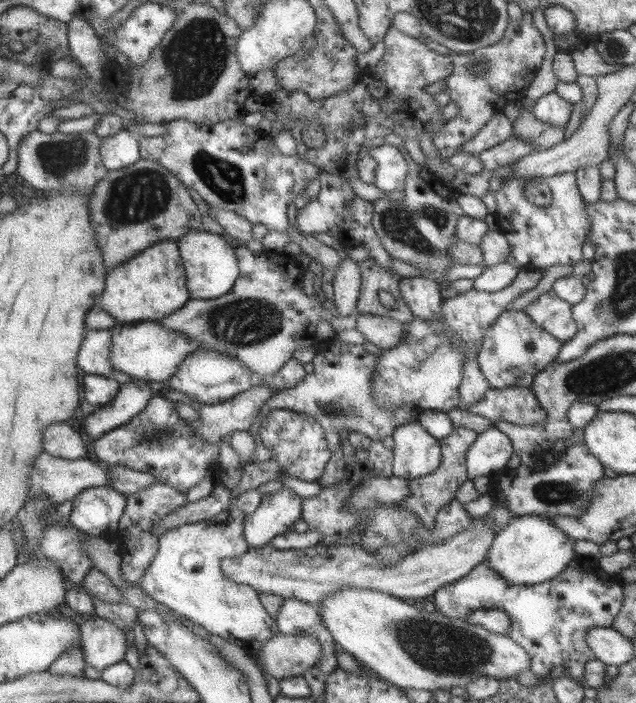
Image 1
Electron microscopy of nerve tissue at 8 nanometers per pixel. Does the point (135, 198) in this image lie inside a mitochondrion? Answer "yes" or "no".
yes

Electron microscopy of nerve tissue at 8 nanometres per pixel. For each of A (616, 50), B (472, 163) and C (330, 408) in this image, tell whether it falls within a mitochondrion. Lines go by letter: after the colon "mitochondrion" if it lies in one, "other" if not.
A: mitochondrion
B: other
C: mitochondrion

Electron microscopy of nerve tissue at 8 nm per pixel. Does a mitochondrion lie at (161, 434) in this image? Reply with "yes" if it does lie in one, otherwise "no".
yes

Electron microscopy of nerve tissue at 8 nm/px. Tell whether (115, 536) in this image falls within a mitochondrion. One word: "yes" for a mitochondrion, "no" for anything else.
no

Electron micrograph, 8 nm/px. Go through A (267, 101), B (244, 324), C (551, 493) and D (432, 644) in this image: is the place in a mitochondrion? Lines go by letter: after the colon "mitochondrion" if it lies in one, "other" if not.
A: other
B: mitochondrion
C: mitochondrion
D: mitochondrion

